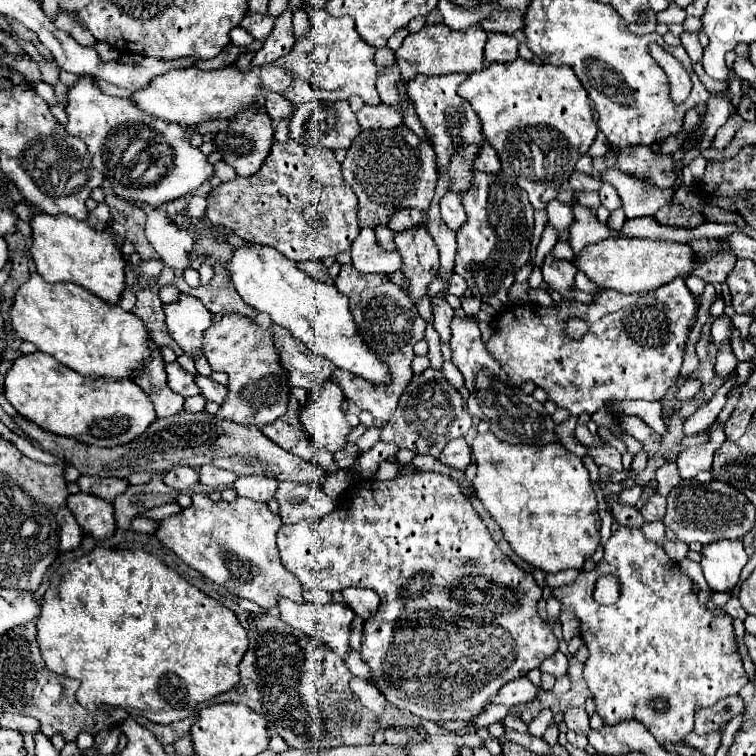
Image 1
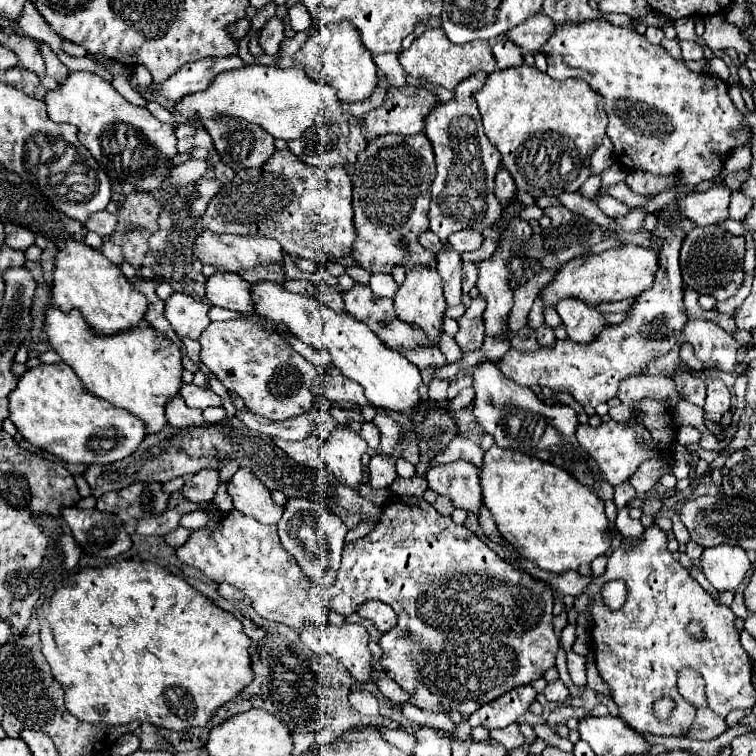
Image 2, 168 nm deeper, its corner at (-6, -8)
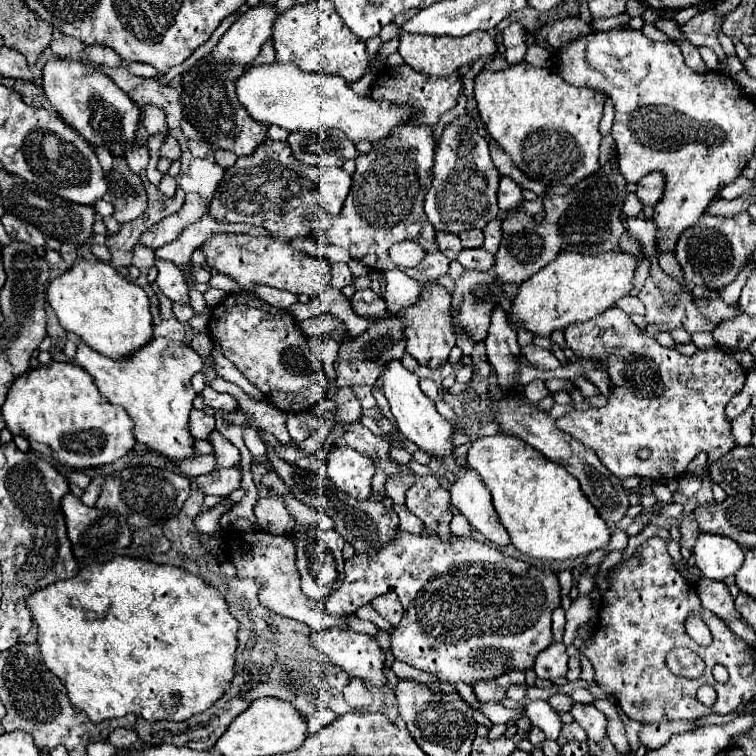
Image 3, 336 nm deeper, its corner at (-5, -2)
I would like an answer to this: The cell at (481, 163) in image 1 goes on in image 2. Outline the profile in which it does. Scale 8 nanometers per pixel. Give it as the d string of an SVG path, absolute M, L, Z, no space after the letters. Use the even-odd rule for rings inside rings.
M503 166L499 168L499 172L495 176L495 196L501 204L509 204L511 196L515 196L515 184L511 180L511 174Z

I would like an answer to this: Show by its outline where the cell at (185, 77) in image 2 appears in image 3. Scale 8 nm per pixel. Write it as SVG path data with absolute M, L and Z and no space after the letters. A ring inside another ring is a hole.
M258 4L248 12L240 14L240 18L224 32L212 54L210 60L216 62L232 62L232 64L248 64L252 62L262 44L272 34L272 24L276 18L276 6Z

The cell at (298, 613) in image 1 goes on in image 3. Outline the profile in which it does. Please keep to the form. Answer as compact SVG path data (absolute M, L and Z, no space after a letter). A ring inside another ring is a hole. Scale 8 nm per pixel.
M330 628L330 630L324 630L324 632L314 632L312 644L314 644L316 650L326 654L336 666L340 666L350 678L360 678L362 682L366 682L368 686L374 686L374 688L386 686L386 676L384 676L386 656L384 656L380 644L372 636L358 634L358 632L352 632L352 630Z

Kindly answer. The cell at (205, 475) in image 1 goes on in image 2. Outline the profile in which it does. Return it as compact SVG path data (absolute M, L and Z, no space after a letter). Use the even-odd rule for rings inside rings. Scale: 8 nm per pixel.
M237 470L233 474L227 484L227 492L239 512L255 516L261 524L277 524L283 514L283 508L271 500L269 490L265 490L265 486L247 470Z

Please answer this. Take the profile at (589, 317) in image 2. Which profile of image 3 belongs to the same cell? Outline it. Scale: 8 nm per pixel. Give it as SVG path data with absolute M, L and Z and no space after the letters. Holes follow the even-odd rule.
M616 306L583 325L572 324L570 330L564 330L564 336L578 358L606 368L614 388L604 408L568 413L556 420L556 426L594 450L600 462L620 480L630 476L680 478L698 452L706 452L708 464L712 464L736 446L724 408L742 390L746 370L730 354L698 350L694 356L682 356L678 350L664 348L652 336L646 336ZM642 448L648 450L644 460L638 456Z

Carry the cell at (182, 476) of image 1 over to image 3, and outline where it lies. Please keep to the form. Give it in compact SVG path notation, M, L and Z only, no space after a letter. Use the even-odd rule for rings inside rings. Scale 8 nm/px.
M220 468L210 474L198 476L196 486L204 494L214 494L214 496L226 498L228 494L232 494L234 490L240 488L240 480L242 480L242 472L238 468Z

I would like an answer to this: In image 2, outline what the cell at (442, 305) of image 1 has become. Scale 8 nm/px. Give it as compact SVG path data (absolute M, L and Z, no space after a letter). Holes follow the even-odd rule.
M467 78L455 86L455 96L449 102L439 102L431 114L425 116L425 134L433 144L437 176L433 180L431 190L431 232L435 232L445 250L437 254L437 270L445 284L445 302L447 306L455 306L461 302L461 258L451 248L449 236L463 228L473 228L477 232L487 232L501 218L501 204L493 192L493 178L501 164L501 154L485 136L481 114L473 100L473 92L483 86L479 78Z

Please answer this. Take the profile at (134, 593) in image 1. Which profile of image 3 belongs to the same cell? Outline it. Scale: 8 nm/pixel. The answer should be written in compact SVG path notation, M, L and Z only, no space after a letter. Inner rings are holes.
M116 556L110 562L104 564L90 564L80 568L80 572L66 580L66 582L54 582L46 588L40 588L38 592L30 594L26 600L26 606L32 612L32 620L34 624L38 624L38 644L40 644L40 654L42 660L46 662L48 670L58 676L68 692L68 698L74 706L78 706L80 710L84 710L92 722L102 722L106 718L122 718L130 712L134 714L150 714L146 716L146 720L188 720L194 714L204 712L206 708L210 708L228 688L230 678L234 676L234 652L238 646L238 620L230 614L226 600L222 598L222 594L208 586L204 580L200 580L198 576L180 570L176 566L168 566L168 564L154 564L142 558L128 558L128 556Z

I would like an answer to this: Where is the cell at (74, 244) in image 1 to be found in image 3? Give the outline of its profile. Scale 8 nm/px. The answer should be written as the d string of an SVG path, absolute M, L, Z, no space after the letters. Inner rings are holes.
M78 258L70 272L50 282L48 302L54 308L64 330L76 334L86 346L100 354L106 354L116 362L128 360L154 336L146 292L100 260Z

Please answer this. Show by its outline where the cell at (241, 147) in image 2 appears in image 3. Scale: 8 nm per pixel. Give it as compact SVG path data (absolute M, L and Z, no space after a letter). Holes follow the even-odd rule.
M268 40L260 54L254 58L254 62L246 64L246 66L232 66L226 62L204 62L200 66L194 66L192 70L186 70L182 74L182 106L184 106L184 118L202 134L204 140L208 140L210 144L222 148L222 150L230 150L236 156L248 156L252 154L264 140L266 140L266 132L268 126L250 118L248 112L244 110L244 106L240 106L238 98L236 98L236 80L240 78L240 74L250 68L250 66L258 66L258 64L272 64L274 62L274 48L272 42Z

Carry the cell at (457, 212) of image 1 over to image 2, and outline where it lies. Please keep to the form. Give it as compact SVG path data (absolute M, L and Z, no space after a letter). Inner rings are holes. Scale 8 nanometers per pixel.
M465 228L465 230L459 230L459 232L451 234L451 236L449 236L449 242L451 242L451 246L453 246L459 254L461 254L461 252L471 252L471 250L477 250L477 248L481 246L483 234Z

